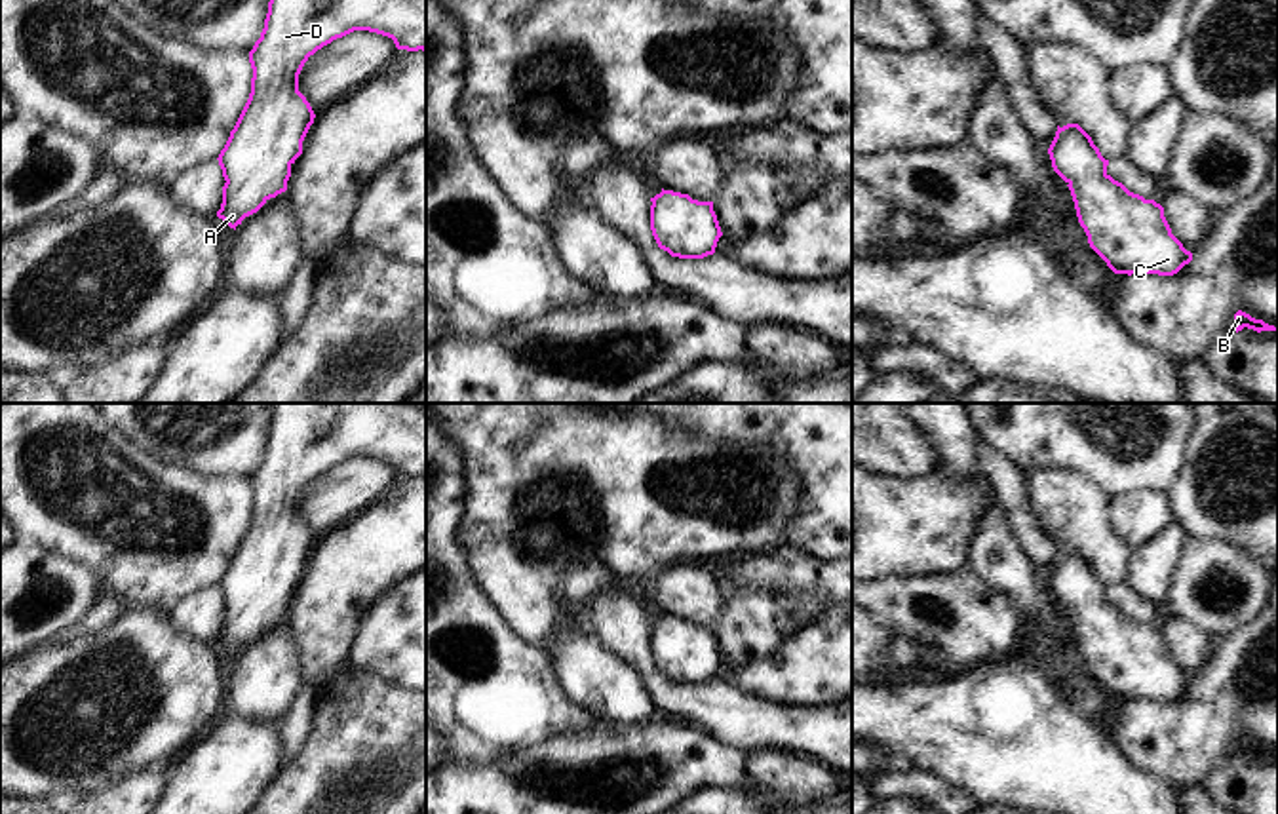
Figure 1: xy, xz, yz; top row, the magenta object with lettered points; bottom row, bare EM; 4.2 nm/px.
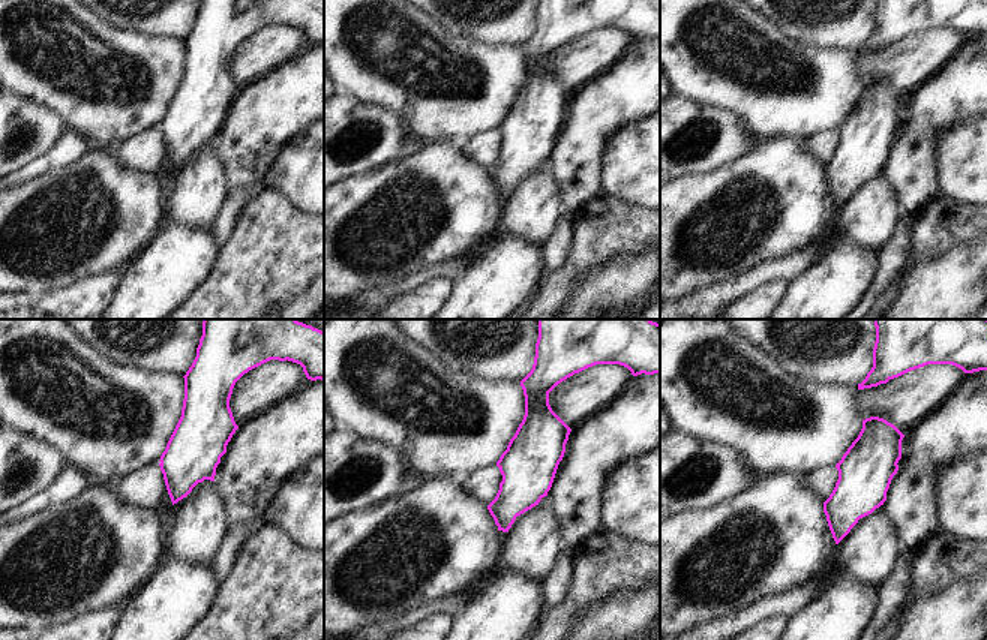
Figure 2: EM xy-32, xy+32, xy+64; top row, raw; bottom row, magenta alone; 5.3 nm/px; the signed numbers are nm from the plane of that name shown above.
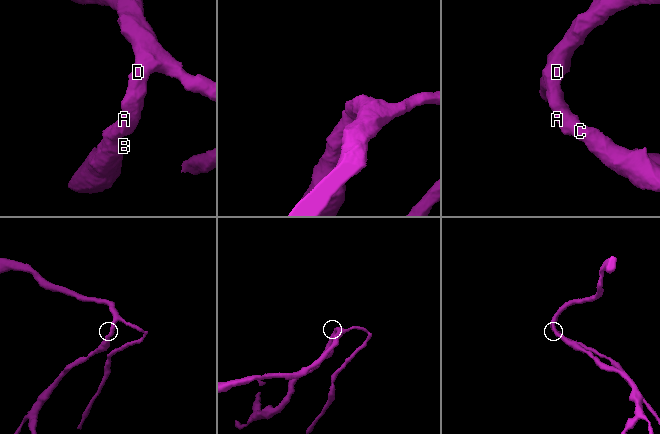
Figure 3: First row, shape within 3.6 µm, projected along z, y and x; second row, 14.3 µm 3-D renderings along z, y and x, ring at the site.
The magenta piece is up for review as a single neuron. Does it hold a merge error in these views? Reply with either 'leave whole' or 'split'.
leave whole

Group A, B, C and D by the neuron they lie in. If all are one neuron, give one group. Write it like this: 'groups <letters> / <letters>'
groups A B C D

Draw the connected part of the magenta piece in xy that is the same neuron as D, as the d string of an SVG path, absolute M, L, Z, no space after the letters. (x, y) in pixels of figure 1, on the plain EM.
M272 403L272 424L261 464L249 477L253 494L249 525L219 580L223 595L223 630L217 643L236 656L242 647L257 639L270 624L287 616L291 591L302 580L302 567L314 550L314 536L299 517L299 500L323 472L354 456L369 456L394 466L397 475L426 477L426 415L407 403Z

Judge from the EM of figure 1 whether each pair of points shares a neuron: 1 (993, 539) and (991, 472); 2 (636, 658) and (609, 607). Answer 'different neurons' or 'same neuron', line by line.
1: different neurons
2: same neuron

